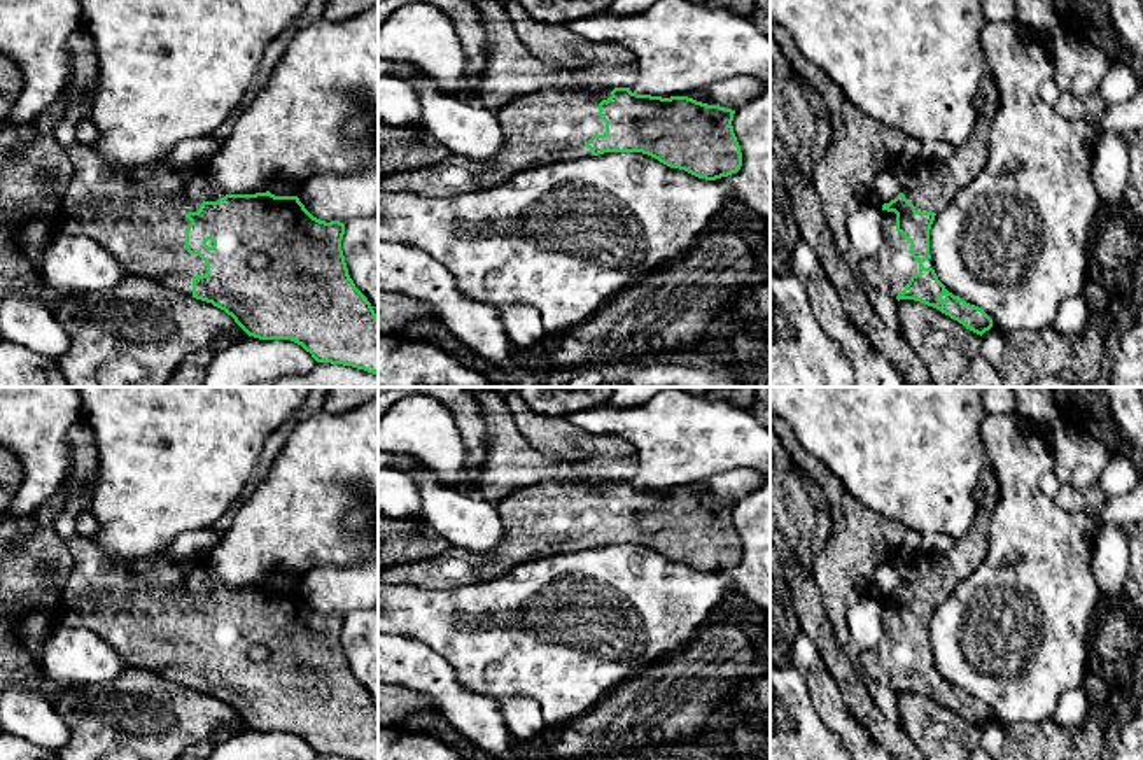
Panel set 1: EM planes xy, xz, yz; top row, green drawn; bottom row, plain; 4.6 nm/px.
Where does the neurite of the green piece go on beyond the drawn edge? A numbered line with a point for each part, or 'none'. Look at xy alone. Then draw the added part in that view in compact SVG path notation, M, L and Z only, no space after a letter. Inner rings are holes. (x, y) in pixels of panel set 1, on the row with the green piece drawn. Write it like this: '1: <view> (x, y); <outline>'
1: xy (139, 216); M75 142L68 149L72 165L56 226L68 235L89 236L100 243L128 275L147 277L175 292L193 296L193 278L207 273L207 263L186 250L187 212L203 201L217 201L226 193L210 189L203 168L170 168L159 163L128 170L110 168L89 145Z

